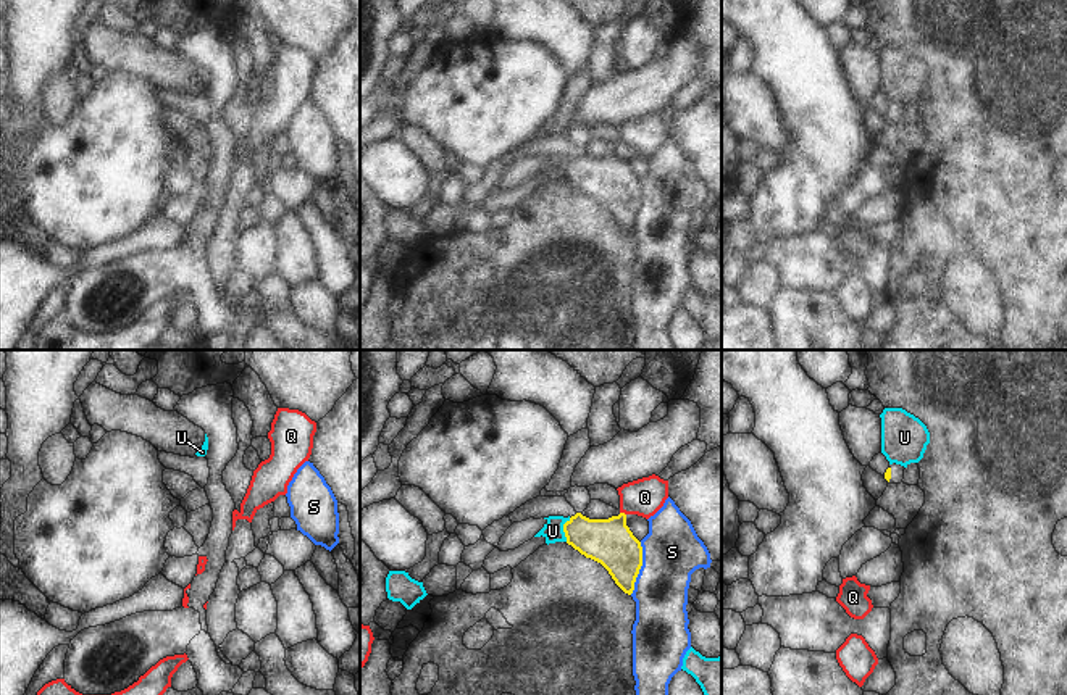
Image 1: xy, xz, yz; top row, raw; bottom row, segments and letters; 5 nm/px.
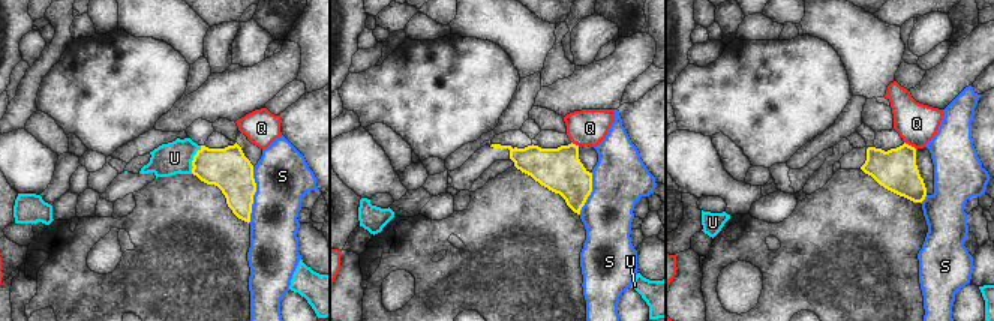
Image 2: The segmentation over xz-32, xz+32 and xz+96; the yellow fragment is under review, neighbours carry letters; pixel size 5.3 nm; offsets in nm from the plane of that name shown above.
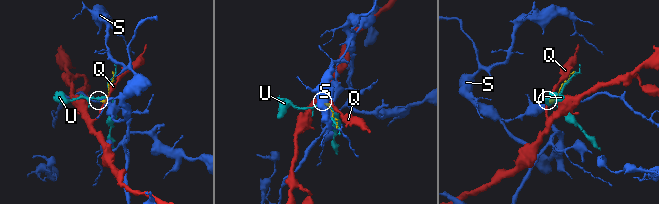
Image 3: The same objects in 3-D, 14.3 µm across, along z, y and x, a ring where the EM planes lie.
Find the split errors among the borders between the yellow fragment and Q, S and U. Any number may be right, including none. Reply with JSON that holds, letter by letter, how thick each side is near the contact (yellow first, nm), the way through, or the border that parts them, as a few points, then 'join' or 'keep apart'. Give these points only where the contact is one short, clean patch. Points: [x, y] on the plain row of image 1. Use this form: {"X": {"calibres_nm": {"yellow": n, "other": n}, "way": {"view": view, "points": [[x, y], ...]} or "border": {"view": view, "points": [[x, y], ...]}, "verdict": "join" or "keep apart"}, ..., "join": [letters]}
{"Q": {"calibres_nm": {"yellow": 240, "other": 190}, "border": {"view": "xz", "points": [[620, 150], [625, 153]]}, "verdict": "keep apart"}, "S": {"calibres_nm": {"yellow": 240, "other": 300}, "verdict": "keep apart"}, "U": {"calibres_nm": {"yellow": 240, "other": 100}, "verdict": "keep apart"}, "join": []}

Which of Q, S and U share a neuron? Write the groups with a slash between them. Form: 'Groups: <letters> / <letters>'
Groups: Q / S / U

